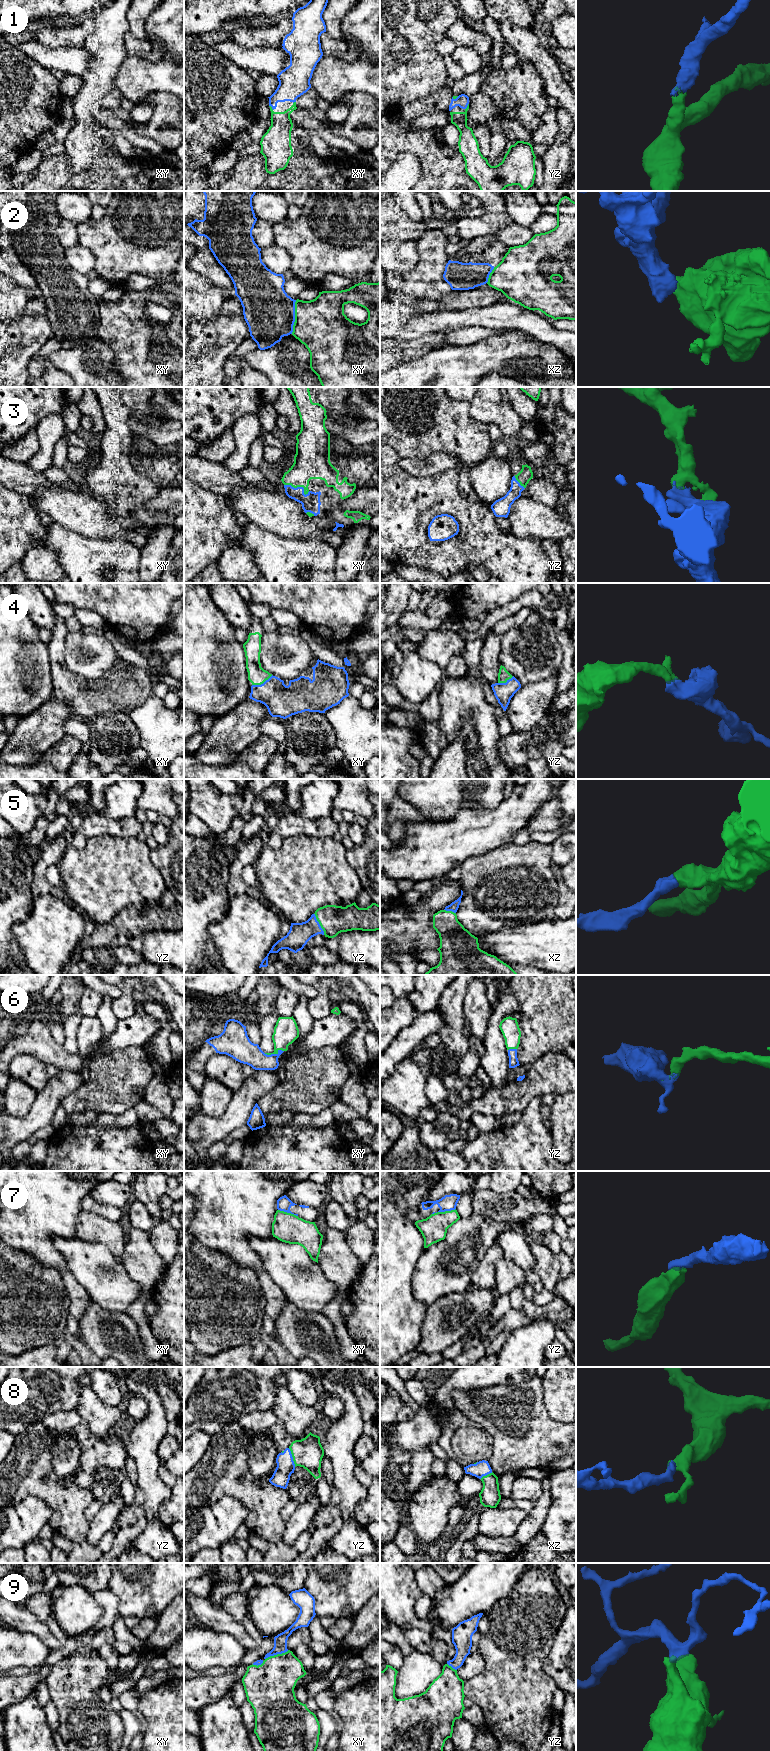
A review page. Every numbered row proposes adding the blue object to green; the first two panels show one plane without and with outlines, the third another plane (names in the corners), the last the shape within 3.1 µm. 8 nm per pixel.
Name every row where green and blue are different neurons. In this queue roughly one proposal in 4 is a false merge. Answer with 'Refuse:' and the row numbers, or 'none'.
Refuse: 2, 7

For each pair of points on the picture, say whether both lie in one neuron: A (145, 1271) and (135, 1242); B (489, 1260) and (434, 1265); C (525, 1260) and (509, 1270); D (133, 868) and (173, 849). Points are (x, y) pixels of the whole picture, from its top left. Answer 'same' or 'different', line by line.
A: same
B: different
C: different
D: different

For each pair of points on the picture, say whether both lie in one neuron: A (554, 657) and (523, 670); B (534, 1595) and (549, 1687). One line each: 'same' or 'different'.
A: same
B: same

